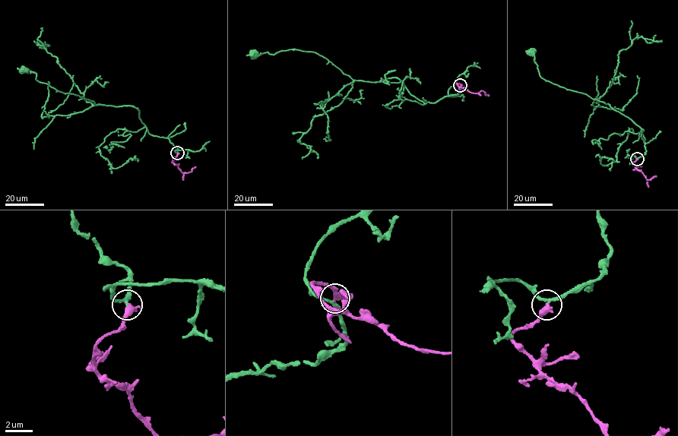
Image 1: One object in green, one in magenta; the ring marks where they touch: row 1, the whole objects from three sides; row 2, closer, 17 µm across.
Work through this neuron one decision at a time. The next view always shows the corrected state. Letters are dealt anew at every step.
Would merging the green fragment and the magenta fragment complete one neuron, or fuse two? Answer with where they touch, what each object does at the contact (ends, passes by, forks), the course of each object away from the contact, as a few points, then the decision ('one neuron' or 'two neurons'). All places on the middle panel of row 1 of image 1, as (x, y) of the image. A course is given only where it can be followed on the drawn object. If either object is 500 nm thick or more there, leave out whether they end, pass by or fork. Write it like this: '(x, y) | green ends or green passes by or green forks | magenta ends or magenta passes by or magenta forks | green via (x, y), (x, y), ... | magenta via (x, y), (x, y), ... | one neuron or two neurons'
(460, 85) | green passes by | magenta ends | green via (460, 85), (461, 91), (457, 95), (425, 103), (395, 77), (377, 82), (353, 80), (313, 52), (254, 54) | magenta via (460, 85), (474, 93), (483, 91), (488, 95) | one neuron

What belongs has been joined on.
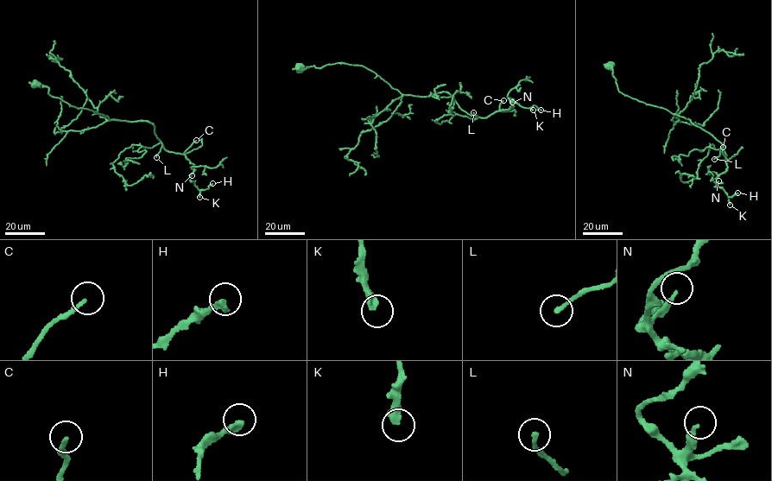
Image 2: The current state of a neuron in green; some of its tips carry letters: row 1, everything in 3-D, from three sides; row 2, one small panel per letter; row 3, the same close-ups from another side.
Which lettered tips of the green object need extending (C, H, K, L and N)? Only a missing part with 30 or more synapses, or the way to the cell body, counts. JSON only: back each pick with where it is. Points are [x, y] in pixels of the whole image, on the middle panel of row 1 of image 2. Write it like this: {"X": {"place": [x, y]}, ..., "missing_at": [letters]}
{"C": {"place": [503, 100]}, "L": {"place": [473, 112]}, "missing_at": ["C", "L"]}

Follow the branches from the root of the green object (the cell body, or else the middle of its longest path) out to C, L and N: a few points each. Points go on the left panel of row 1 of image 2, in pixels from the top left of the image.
C: (36, 84), (71, 105), (110, 120), (148, 121), (169, 152), (183, 154), (196, 140)
L: (36, 84), (46, 85), (49, 94), (71, 105), (91, 110), (110, 120), (152, 123), (162, 146), (156, 157)
N: (36, 84), (71, 105), (110, 120), (152, 123), (166, 149), (183, 154), (194, 165), (192, 175)

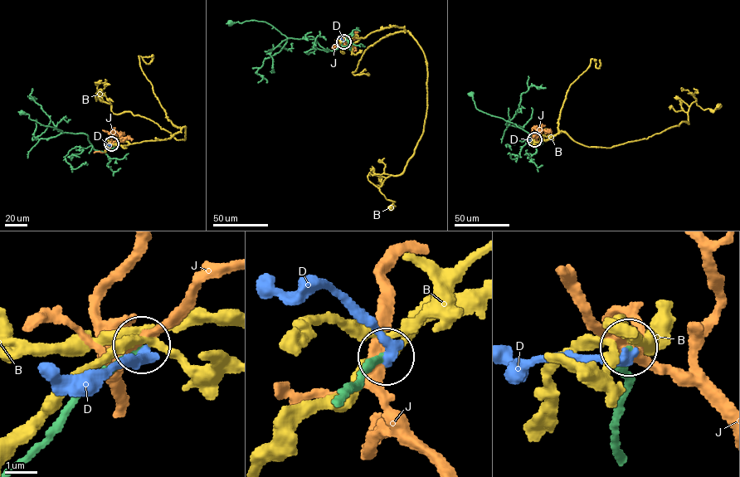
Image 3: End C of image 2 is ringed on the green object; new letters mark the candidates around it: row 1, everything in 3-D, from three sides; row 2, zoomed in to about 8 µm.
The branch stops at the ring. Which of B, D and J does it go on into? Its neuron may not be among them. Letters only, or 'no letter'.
no letter

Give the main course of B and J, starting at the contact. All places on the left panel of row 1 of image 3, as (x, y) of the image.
B: (111, 143), (164, 139), (186, 128), (185, 139), (177, 139), (146, 118), (115, 114), (99, 95)
J: (110, 144), (124, 140), (119, 134), (124, 132)

